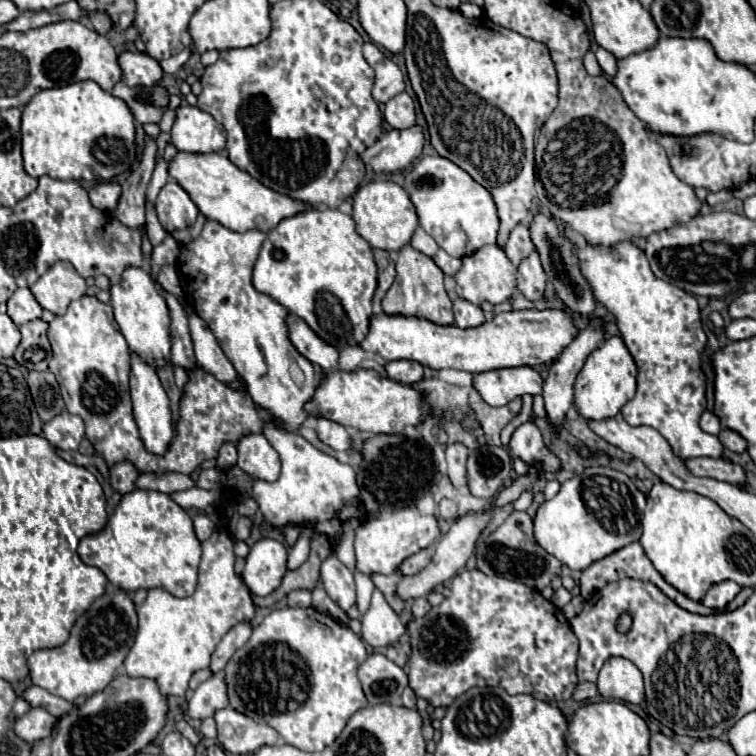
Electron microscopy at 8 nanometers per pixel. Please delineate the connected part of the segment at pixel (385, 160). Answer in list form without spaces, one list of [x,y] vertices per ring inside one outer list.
[[[413,125],[413,129],[391,129],[383,133],[371,147],[367,147],[359,157],[363,165],[371,165],[371,169],[377,175],[393,173],[407,169],[409,163],[413,163],[423,149],[423,131],[419,125]]]

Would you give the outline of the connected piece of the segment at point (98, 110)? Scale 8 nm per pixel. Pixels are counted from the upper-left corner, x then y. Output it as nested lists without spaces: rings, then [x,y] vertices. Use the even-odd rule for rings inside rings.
[[[81,81],[67,87],[43,89],[23,107],[21,115],[23,163],[31,177],[49,175],[61,181],[113,181],[137,163],[135,117],[119,97],[103,91],[95,81]]]

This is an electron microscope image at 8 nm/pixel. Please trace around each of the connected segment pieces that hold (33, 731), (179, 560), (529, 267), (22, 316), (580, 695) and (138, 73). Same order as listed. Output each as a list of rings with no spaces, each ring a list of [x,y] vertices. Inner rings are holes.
[[[35,707],[15,721],[15,733],[27,743],[35,743],[39,739],[49,737],[53,733],[57,721],[59,719],[53,717],[49,711]]]
[[[135,489],[121,497],[121,503],[115,507],[107,525],[93,535],[87,535],[79,541],[77,549],[81,561],[87,565],[99,567],[109,583],[123,591],[137,591],[137,589],[165,589],[175,597],[189,597],[197,585],[197,565],[201,559],[201,541],[195,535],[193,519],[185,509],[181,509],[169,495],[161,491],[147,491]]]
[[[533,251],[525,261],[521,261],[519,265],[519,291],[529,299],[529,301],[537,301],[547,285],[547,275],[541,267],[541,259],[539,253]]]
[[[17,289],[13,297],[7,301],[7,313],[15,325],[23,325],[31,319],[39,319],[43,307],[37,303],[29,289]]]
[[[579,683],[577,685],[577,689],[575,689],[575,693],[573,693],[573,699],[575,701],[591,701],[591,699],[595,699],[599,695],[599,691],[597,691],[597,683]]]
[[[129,49],[119,55],[119,67],[123,71],[125,83],[133,87],[155,85],[163,75],[163,69],[153,57],[149,57],[147,53],[129,51]]]

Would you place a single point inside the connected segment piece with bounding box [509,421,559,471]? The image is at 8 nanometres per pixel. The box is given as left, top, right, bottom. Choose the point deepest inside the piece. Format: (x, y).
(527, 443)

